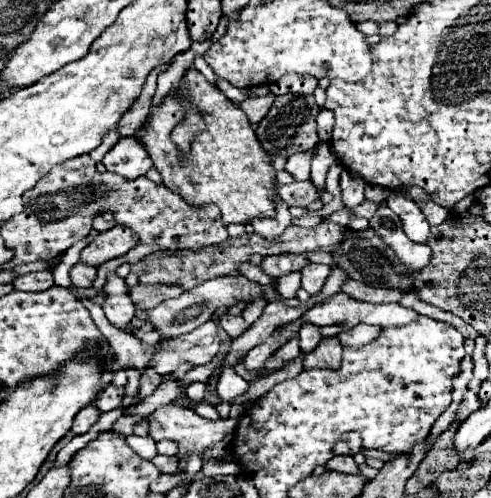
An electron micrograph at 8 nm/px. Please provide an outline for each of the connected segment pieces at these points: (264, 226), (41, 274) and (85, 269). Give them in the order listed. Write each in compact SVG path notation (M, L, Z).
M274 195L276 201L276 217L274 219L252 219L250 225L254 227L254 233L258 233L266 241L274 241L284 233L284 229L292 223L292 217L288 213L288 205L282 203L278 195Z
M38 271L38 273L18 275L12 283L20 291L44 291L54 285L54 279L52 279L50 271Z
M76 263L76 265L70 269L70 279L72 279L72 285L74 285L74 287L90 287L92 281L96 279L96 267Z

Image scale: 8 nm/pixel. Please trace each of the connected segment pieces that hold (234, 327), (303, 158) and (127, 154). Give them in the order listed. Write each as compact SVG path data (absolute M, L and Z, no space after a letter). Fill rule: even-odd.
M220 315L220 325L230 337L242 335L250 325L242 319L242 315Z
M318 145L312 147L310 151L298 151L296 155L288 157L286 171L292 173L296 181L306 181L310 177L310 161L316 155L316 149L318 149Z
M122 137L102 159L108 171L118 173L128 179L136 179L138 175L144 175L152 167L152 159L142 145L142 141L132 137Z

